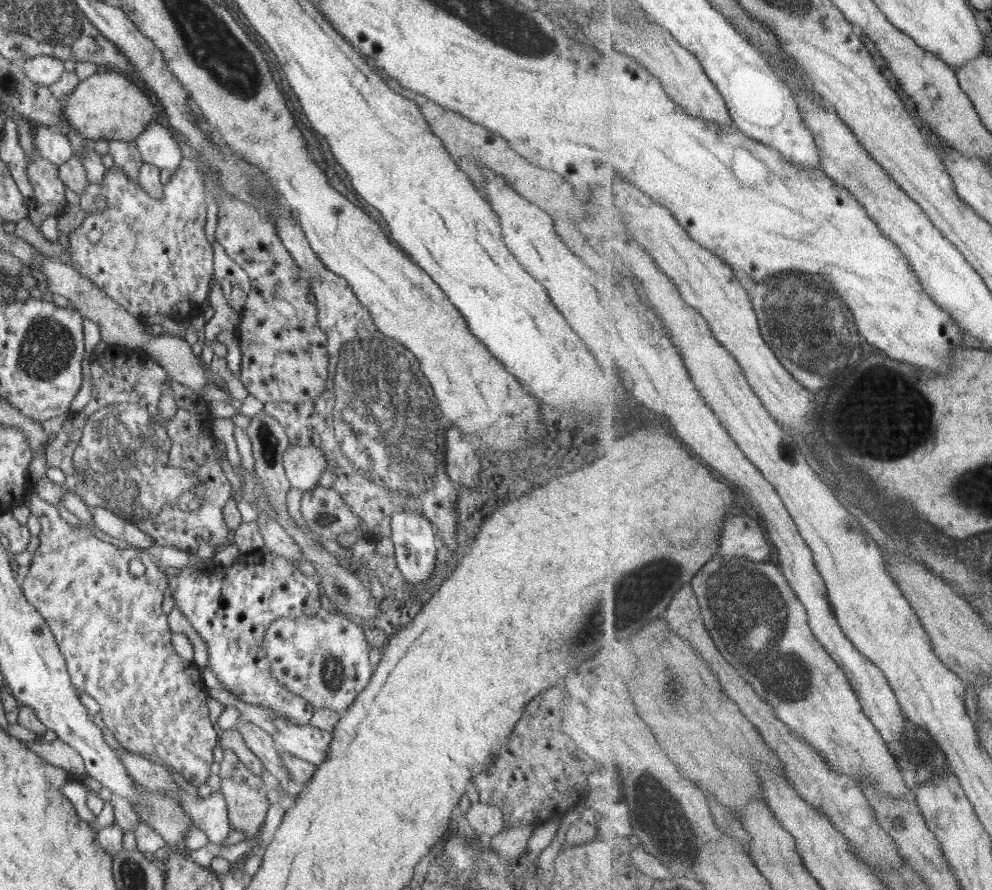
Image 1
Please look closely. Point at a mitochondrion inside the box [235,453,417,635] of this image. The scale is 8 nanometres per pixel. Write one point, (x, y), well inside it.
(342, 593)

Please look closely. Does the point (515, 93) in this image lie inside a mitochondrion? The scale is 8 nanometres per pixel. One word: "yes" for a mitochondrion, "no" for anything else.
no

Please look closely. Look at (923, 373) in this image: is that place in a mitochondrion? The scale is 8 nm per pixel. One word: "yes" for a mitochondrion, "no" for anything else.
no

